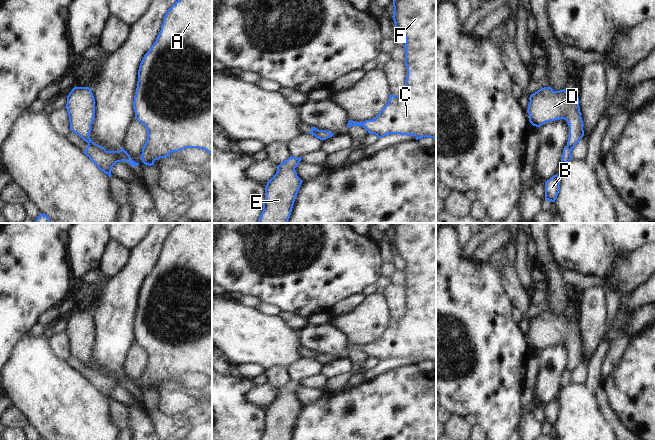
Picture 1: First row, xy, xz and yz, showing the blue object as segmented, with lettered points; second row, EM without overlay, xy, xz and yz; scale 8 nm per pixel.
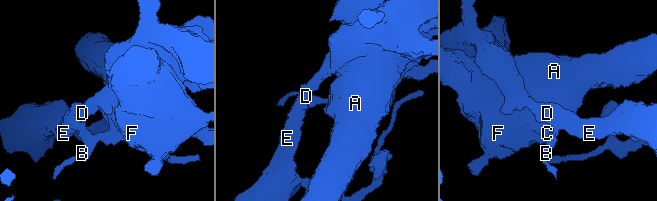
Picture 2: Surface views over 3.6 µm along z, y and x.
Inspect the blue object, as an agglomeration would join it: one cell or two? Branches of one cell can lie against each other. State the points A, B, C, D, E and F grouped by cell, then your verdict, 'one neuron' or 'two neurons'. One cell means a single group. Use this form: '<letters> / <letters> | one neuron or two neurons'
A B C F / D E | two neurons

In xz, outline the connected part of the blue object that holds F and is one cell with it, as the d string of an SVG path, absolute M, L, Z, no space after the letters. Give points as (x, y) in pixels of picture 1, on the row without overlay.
M393 223L393 244L397 255L399 255L405 261L405 289L407 291L407 301L403 316L397 320L390 318L389 325L385 331L379 336L379 338L372 344L366 344L364 346L356 346L349 344L347 352L351 350L362 350L369 358L375 358L378 362L382 362L389 358L400 358L400 359L414 359L416 364L423 361L436 362L436 223Z

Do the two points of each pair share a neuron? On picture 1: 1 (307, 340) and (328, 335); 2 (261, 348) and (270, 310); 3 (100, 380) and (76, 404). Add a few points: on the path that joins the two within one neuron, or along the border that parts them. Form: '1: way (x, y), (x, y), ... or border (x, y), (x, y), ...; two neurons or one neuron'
1: way (312, 340), (320, 341), (323, 339); one neuron
2: border (255, 308), (267, 315), (277, 316); two neurons
3: border (76, 371), (109, 401); two neurons

